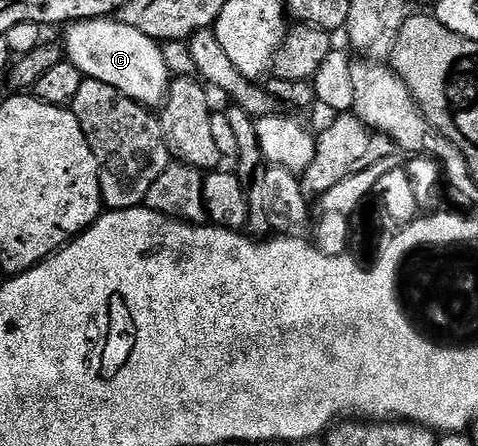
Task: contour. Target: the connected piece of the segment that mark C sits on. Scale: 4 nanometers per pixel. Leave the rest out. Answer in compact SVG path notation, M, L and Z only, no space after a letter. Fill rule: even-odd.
M117 19L80 21L71 29L74 30L70 33L70 42L64 45L64 53L68 60L87 78L94 78L103 81L104 84L120 87L123 94L142 106L158 107L165 102L166 94L170 92L172 74L166 66L165 55L159 42L136 31L136 27L128 27L123 21Z

